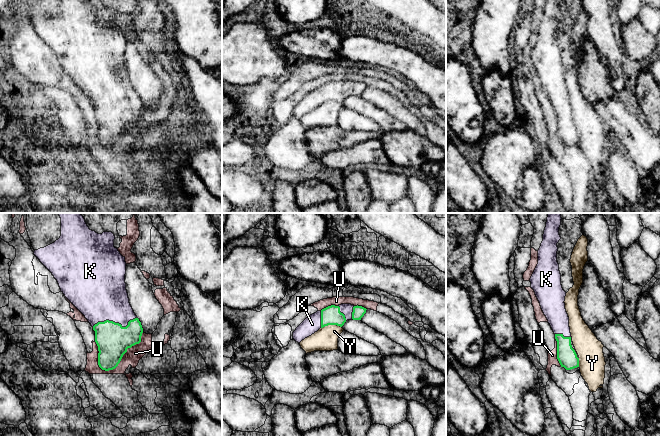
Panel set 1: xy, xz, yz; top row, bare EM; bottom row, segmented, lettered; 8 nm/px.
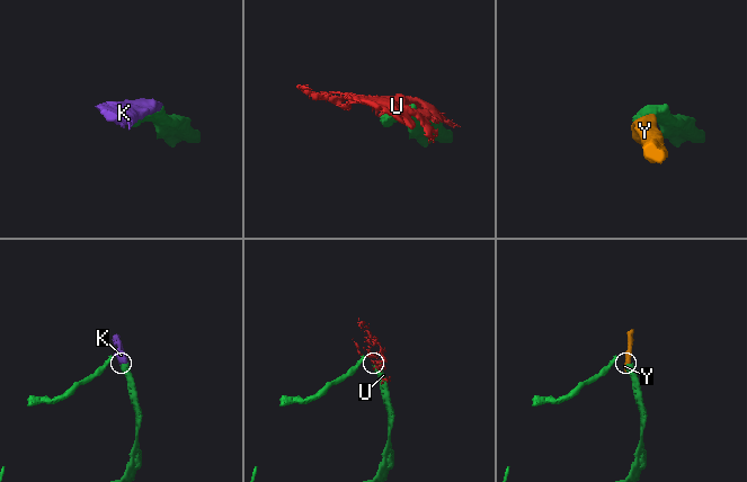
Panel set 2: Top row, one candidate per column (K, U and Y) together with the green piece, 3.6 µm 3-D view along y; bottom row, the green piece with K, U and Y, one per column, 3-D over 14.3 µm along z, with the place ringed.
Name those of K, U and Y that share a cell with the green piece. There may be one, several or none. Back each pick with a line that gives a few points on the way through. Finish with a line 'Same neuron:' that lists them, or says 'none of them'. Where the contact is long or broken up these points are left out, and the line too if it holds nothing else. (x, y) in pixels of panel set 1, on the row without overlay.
Same neuron: K

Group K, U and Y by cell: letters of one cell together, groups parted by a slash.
K / U / Y

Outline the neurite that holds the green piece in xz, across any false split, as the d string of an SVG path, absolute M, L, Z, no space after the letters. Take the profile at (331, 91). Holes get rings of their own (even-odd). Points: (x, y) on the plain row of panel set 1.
M351 80L331 81L306 94L293 108L293 115L300 119L305 114L328 101L342 103L347 96L361 96L366 84Z

